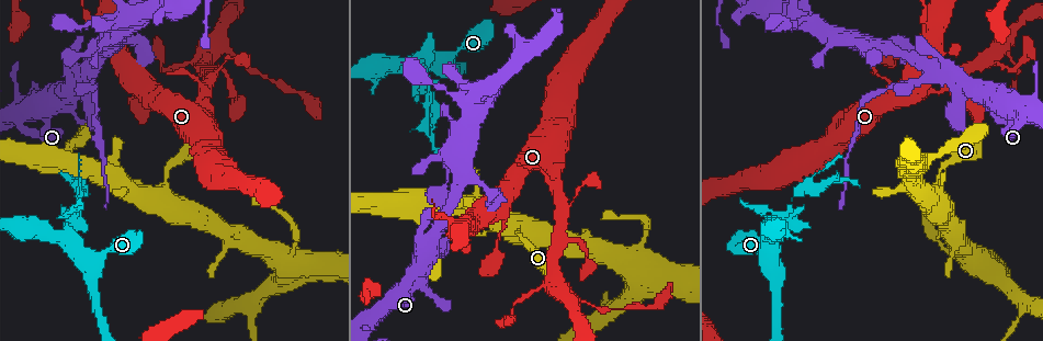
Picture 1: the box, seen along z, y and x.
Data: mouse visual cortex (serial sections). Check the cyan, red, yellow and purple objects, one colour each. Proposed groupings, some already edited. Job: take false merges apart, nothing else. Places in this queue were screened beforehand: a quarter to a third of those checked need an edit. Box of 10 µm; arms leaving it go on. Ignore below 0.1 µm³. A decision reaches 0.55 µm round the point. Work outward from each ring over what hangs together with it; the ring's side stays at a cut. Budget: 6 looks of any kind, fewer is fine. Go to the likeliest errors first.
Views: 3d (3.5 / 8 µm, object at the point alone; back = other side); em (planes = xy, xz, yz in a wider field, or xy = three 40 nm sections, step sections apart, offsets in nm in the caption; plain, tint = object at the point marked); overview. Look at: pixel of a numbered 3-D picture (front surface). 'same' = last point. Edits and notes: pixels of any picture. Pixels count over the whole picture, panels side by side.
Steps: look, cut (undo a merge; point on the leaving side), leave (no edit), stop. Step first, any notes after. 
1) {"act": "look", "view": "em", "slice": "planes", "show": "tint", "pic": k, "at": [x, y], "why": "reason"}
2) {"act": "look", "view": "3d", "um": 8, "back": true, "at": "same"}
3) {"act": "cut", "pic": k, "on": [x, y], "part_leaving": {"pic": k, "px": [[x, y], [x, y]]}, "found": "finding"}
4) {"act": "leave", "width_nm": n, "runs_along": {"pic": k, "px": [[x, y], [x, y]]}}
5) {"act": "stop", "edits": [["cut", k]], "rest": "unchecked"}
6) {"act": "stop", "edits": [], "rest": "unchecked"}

{"act": "look", "view": "3d", "um": 3.5, "pic": 1, "at": [785, 218], "why": "a narrow waist"}

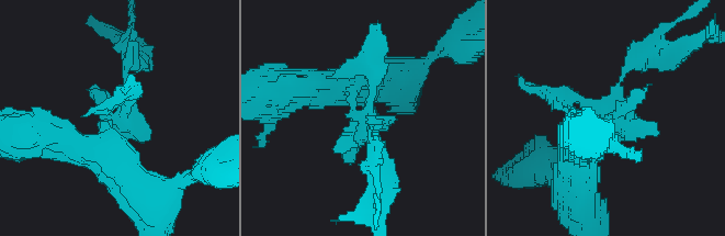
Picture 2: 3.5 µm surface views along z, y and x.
{"act": "look", "view": "em", "slice": "xy", "step": 1, "show": "plain", "pic": 2, "at": [351, 109], "why": "need the tissue"}

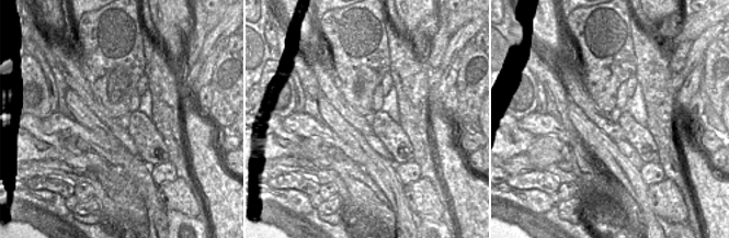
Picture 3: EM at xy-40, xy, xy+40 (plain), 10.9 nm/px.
{"act": "look", "view": "em", "slice": "xy", "step": 1, "show": "tint", "at": "same"}

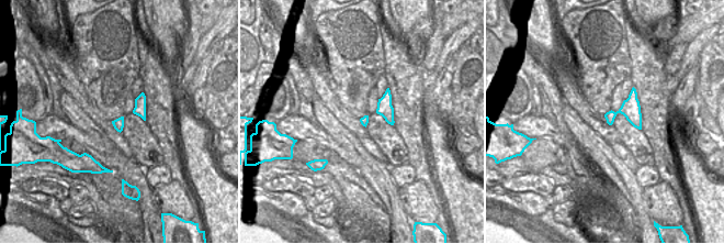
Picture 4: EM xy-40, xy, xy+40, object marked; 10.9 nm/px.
{"act": "cut", "pic": 2, "on": [97, 90], "border": {"pic": 4, "px": [[617, 113], [612, 113], [606, 119]]}, "found": "two cells meet here"}

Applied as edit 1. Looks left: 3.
{"act": "look", "view": "3d", "um": 3.5, "pic": 1, "at": [929, 67], "why": "two arms in line, one across"}

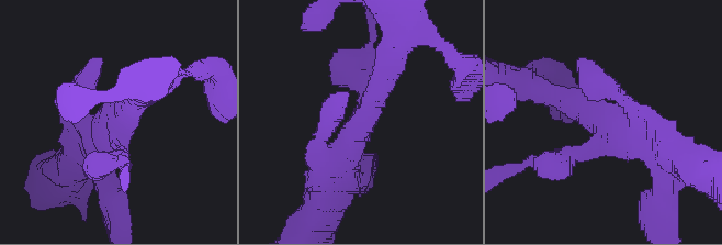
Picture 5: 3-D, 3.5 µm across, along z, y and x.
{"act": "look", "view": "em", "slice": "planes", "show": "tint", "pic": 5, "at": [361, 122], "arms": 3, "arm_widths_nm": [200, 350, 450]}

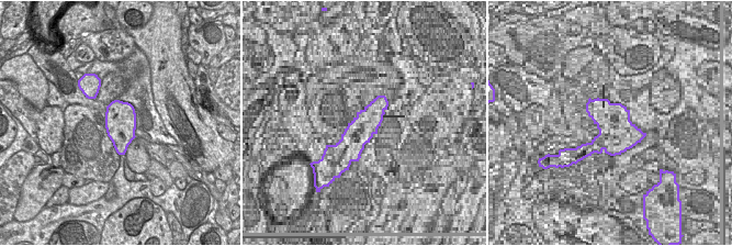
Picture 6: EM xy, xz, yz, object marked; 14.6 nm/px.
{"act": "cut", "pic": 5, "on": [370, 54], "width_nm": 440, "part_leaving": {"pic": 5, "px": [[586, 154], [512, 170]]}, "found": "a second cell is stuck on"}

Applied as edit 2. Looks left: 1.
{"act": "stop", "edits": [["cut", 2], ["cut", 5]], "rest": "unchecked"}

